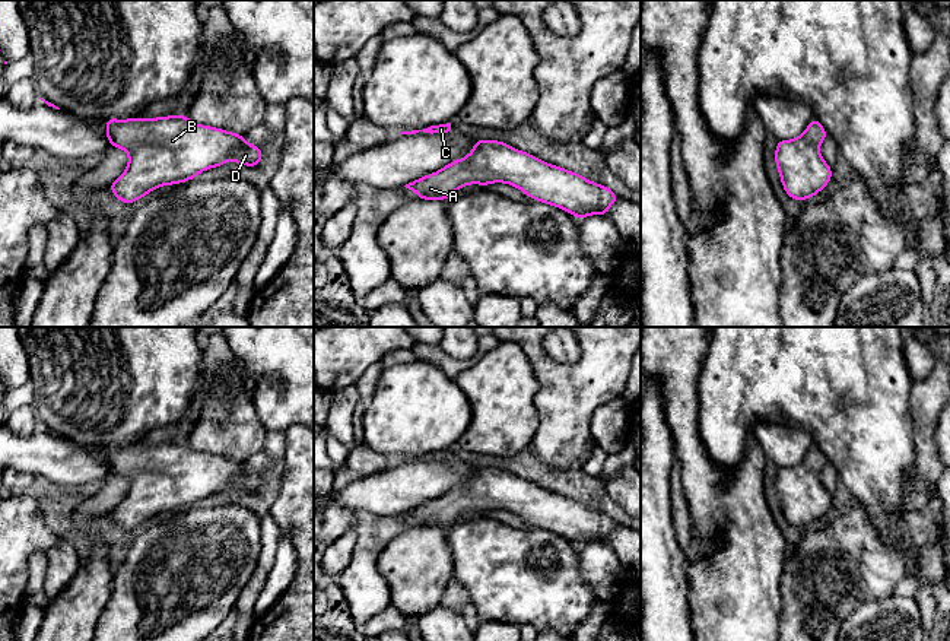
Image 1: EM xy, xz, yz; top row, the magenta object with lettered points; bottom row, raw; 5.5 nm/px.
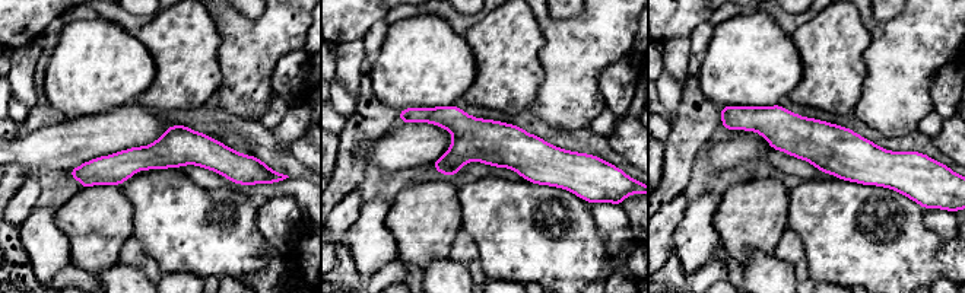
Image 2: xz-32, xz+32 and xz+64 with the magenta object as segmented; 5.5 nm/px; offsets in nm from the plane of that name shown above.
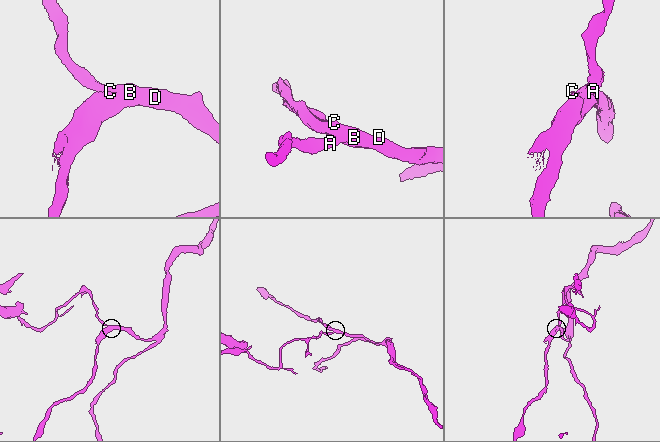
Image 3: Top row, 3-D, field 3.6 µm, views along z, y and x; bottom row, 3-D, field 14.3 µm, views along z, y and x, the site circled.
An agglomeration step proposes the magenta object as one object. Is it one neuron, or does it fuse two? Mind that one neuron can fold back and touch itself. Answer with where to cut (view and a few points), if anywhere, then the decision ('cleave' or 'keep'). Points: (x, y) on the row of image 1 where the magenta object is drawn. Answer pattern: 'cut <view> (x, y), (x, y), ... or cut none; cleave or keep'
cut none; keep

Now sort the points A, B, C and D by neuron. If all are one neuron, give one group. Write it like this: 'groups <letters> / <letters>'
groups A B C D

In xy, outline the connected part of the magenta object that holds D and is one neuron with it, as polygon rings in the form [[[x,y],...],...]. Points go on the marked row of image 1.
[[[185,115],[107,118],[105,134],[111,146],[128,153],[125,171],[109,184],[112,194],[127,204],[161,185],[194,180],[231,159],[257,166],[264,155],[244,136],[196,124]]]

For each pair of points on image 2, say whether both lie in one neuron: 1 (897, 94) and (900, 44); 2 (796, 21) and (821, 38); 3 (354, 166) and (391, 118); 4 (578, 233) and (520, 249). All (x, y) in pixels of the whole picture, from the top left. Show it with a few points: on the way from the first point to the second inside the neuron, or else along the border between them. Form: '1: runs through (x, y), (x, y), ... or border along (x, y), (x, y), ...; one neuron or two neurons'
1: runs through (898, 82), (900, 56); one neuron
2: border along (816, 15), (803, 22), (790, 35); two neurons
3: runs through (356, 152), (356, 143), (377, 123); one neuron
4: runs through (564, 241), (535, 242); one neuron

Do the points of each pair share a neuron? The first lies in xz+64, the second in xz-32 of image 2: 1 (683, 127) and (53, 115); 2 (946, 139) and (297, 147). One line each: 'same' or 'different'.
1: same
2: same

